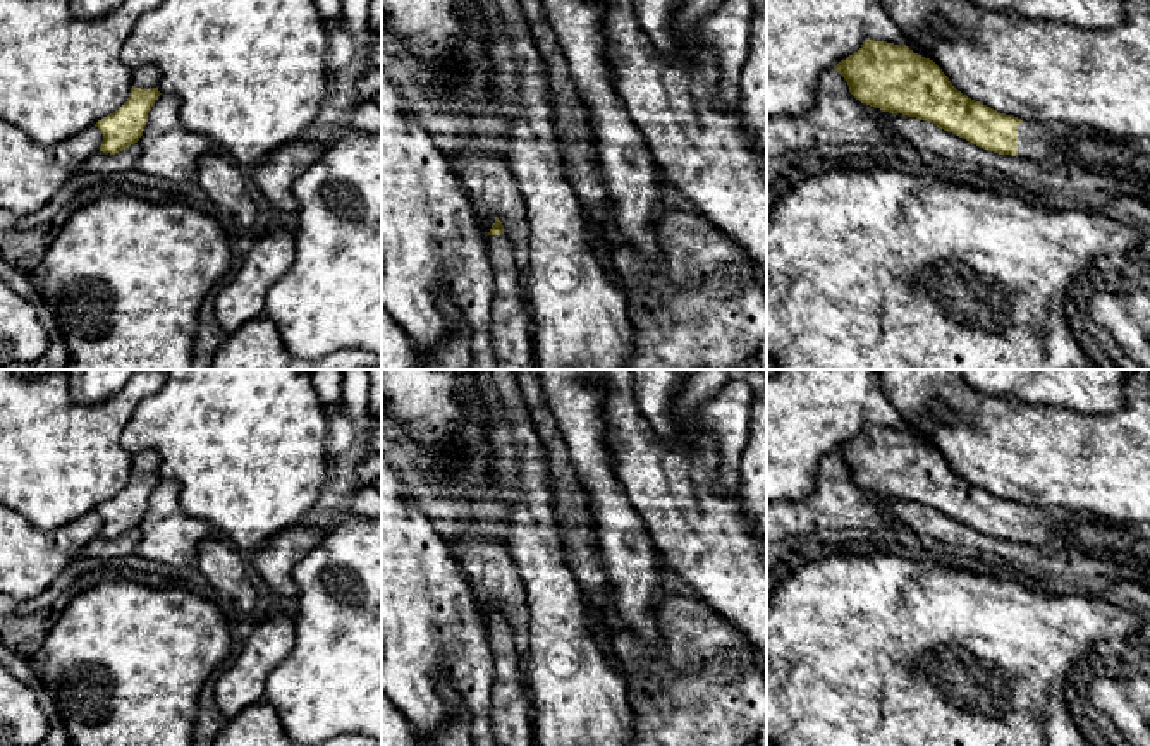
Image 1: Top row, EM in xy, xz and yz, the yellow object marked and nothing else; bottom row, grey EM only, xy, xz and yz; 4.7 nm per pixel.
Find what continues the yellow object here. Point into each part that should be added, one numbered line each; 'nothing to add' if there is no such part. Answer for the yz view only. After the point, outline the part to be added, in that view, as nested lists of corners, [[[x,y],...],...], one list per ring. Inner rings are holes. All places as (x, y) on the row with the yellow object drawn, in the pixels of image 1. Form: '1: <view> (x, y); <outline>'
1: yz (1049, 141); [[[1028,122],[1018,125],[1018,156],[1073,163],[1090,170],[1150,170],[1150,156],[1124,146],[1090,127],[1069,127],[1061,122]]]

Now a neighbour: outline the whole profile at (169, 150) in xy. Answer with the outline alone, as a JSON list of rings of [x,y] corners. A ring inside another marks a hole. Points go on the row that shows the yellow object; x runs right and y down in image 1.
[[[162,93],[158,96],[138,141],[141,155],[134,168],[186,189],[194,184],[199,158],[218,146],[211,139],[187,131],[179,112],[180,101],[175,95]]]

